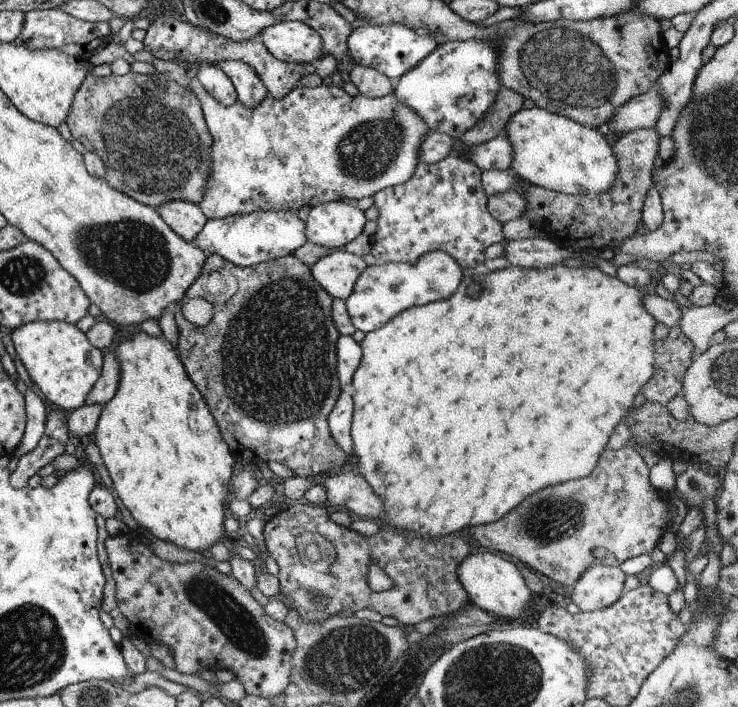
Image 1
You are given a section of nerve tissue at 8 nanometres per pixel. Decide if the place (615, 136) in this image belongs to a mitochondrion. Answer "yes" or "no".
no

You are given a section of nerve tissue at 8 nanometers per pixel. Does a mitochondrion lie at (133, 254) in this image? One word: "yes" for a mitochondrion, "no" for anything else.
yes

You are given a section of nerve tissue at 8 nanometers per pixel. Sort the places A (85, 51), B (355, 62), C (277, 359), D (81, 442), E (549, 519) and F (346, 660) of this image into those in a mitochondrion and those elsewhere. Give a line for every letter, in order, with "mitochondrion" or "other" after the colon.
A: other
B: other
C: mitochondrion
D: other
E: mitochondrion
F: mitochondrion

